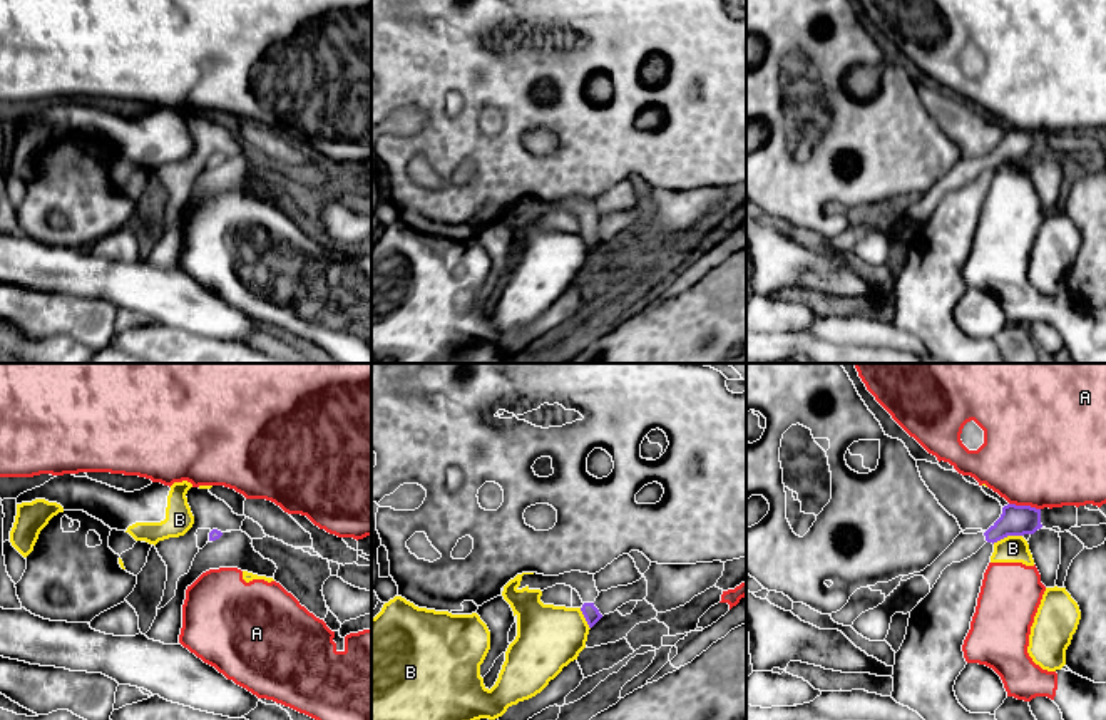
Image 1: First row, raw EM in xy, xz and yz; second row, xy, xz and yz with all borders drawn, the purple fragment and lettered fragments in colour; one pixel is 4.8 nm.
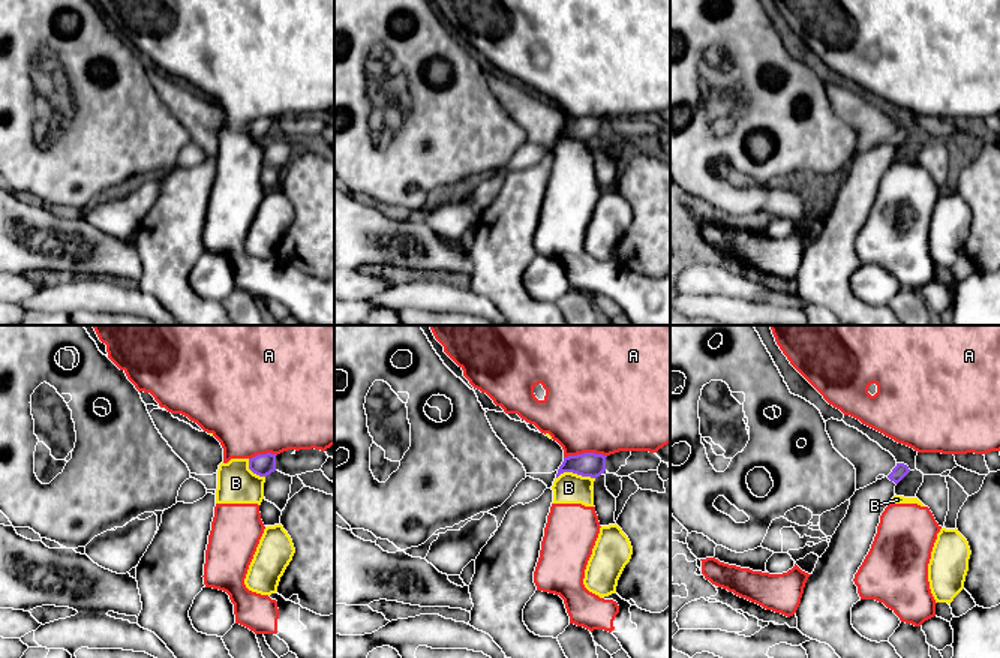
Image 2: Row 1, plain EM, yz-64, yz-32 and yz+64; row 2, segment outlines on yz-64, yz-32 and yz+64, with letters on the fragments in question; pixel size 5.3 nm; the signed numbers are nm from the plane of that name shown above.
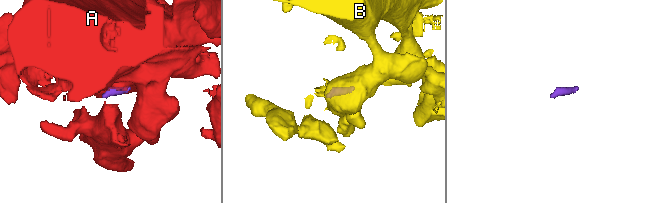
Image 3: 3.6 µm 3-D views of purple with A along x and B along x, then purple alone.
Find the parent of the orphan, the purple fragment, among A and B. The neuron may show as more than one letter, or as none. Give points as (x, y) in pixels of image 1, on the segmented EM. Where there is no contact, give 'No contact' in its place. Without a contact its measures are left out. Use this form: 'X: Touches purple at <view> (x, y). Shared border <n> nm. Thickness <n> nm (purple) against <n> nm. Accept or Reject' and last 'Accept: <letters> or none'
A: Touches purple at yz (1024, 506). Shared border 160 nm. Thickness 140 nm (purple) against 480 nm. Reject
B: Touches purple at yz (1006, 536). Shared border 150 nm. Thickness 140 nm (purple) against 130 nm. Reject
Accept: none

